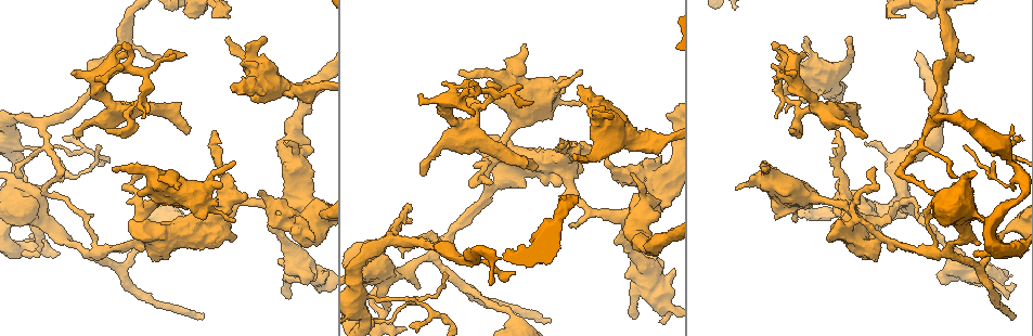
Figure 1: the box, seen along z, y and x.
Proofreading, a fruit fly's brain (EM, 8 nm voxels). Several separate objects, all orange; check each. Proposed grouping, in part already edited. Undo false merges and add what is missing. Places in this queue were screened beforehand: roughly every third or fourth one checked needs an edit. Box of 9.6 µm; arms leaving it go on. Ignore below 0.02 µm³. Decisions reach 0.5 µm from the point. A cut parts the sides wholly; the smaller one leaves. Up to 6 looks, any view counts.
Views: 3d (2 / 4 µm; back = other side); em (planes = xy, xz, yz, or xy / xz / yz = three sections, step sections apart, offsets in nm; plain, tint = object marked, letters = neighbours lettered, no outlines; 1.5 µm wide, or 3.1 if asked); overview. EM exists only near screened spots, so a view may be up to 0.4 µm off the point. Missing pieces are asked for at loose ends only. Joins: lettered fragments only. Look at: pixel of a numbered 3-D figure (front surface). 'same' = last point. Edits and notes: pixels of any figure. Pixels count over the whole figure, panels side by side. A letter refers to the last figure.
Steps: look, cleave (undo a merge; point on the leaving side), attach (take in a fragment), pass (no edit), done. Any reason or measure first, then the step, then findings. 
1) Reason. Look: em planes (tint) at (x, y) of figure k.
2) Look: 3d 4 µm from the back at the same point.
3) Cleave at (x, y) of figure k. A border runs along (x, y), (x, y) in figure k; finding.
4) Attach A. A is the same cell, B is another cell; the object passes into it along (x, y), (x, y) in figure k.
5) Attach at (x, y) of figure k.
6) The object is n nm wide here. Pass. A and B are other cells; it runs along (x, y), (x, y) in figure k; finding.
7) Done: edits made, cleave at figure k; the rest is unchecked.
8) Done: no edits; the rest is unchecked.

An open end. Look: 3d 4 µm from the back at (631, 172) of figure 1.

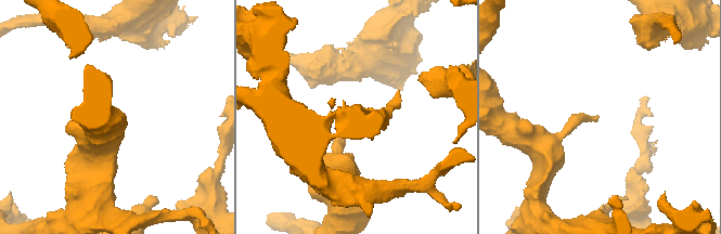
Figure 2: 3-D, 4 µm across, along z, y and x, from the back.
Look: em yz step 8 (tint) at (597, 116) of figure 2.

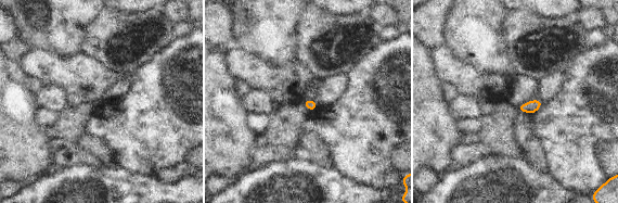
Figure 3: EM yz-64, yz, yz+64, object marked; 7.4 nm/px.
Another direction. Look: em planes (letters) at the same point.

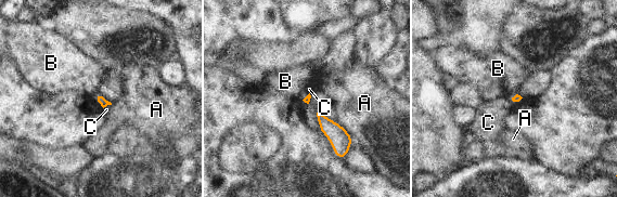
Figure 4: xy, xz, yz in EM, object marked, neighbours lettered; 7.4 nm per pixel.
The longest contact is with A, 60 nm. Pass. A, B and C are other cells; no lettered fragment goes on from it.

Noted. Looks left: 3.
Branch stops here. Look: em yz step 8 (tint) at (291, 297) of figure 1.

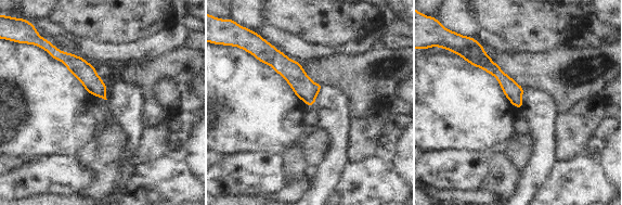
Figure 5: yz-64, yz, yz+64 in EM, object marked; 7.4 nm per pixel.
Cut it another way. Look: em xz step 8 (letters) at the same point.

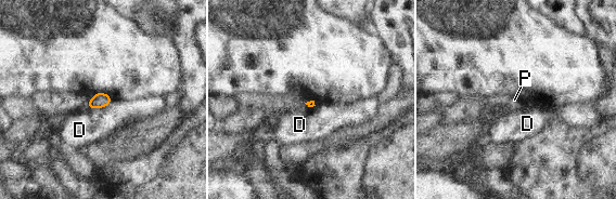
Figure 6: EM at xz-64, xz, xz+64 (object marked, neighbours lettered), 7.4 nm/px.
Pass. D and P are other cells; a border runs along (113, 100), (103, 107), (87, 108) in figure 6; none of them fits.

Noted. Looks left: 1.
Done: no edits; the rest is unchecked.

